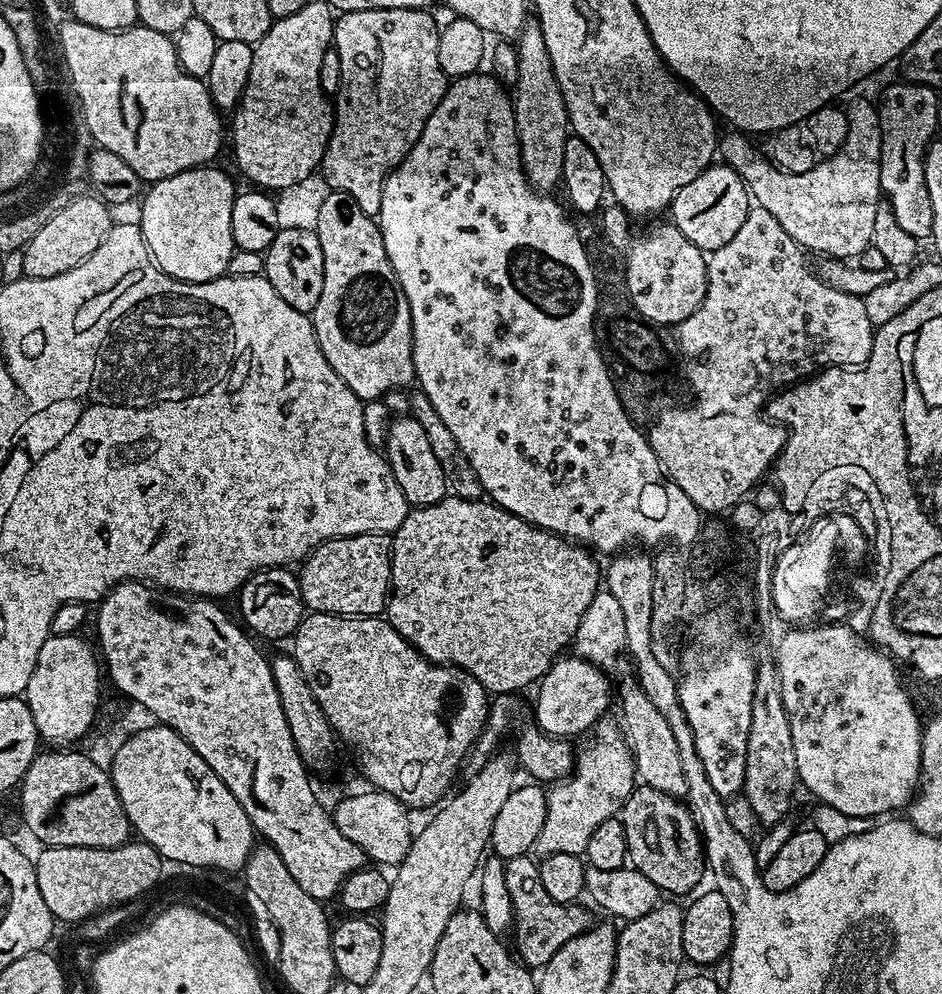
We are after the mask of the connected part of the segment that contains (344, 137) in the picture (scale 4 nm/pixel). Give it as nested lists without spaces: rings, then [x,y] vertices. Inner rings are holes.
[[[362,8],[345,11],[341,15],[344,17],[341,20],[339,17],[334,24],[334,47],[338,58],[342,62],[342,82],[340,83],[339,92],[335,93],[334,96],[335,120],[328,145],[325,148],[325,154],[321,158],[319,171],[331,191],[350,194],[350,198],[354,198],[354,202],[358,202],[358,206],[362,206],[362,210],[366,215],[376,218],[379,217],[380,207],[382,206],[384,179],[406,159],[409,150],[416,145],[422,130],[426,126],[426,122],[430,118],[430,114],[438,106],[438,102],[442,99],[445,92],[447,92],[450,80],[449,77],[444,75],[442,66],[438,66],[440,28],[430,13],[423,12],[420,8]]]

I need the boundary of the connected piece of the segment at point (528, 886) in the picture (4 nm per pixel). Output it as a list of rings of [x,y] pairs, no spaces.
[[[531,855],[519,856],[507,861],[504,873],[506,890],[510,890],[512,899],[512,918],[517,948],[515,951],[529,969],[543,969],[544,965],[550,962],[550,958],[554,958],[554,954],[558,954],[558,950],[562,950],[562,946],[570,942],[570,938],[578,938],[593,927],[594,919],[592,920],[591,914],[583,908],[583,903],[554,902],[554,898],[546,894],[546,889],[542,887],[539,863]]]

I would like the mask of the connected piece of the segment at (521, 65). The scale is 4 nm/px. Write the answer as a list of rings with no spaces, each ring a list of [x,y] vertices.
[[[525,23],[514,45],[518,58],[518,80],[512,96],[512,109],[516,115],[520,161],[533,188],[552,190],[548,188],[555,184],[557,187],[562,180],[562,154],[566,154],[566,142],[570,135],[566,102],[554,78],[550,50],[546,50],[546,38],[539,23]]]

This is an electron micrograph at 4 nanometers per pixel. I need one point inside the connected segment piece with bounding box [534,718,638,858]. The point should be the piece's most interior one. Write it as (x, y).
(604, 774)

